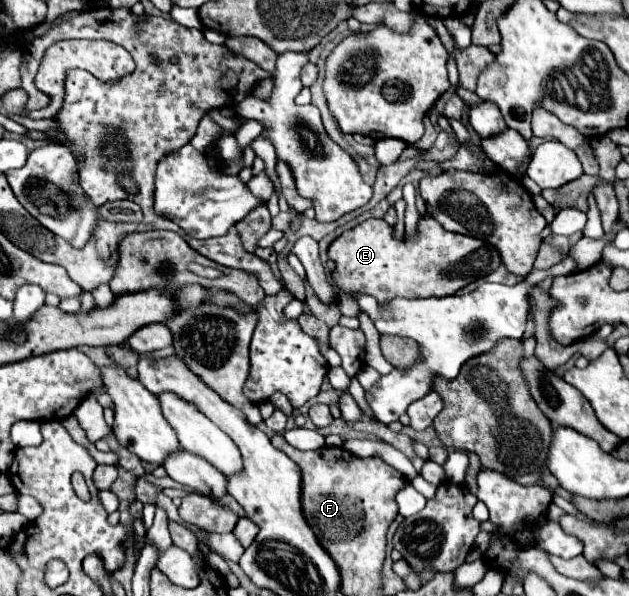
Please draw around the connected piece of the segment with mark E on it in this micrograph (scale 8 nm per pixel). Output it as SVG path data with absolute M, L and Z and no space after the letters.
M423 217L413 237L403 235L399 239L385 219L367 219L333 241L329 259L337 265L331 279L341 293L349 297L359 293L373 295L377 301L393 297L449 297L475 279L495 271L501 263L495 247L467 235L445 231L433 217Z

